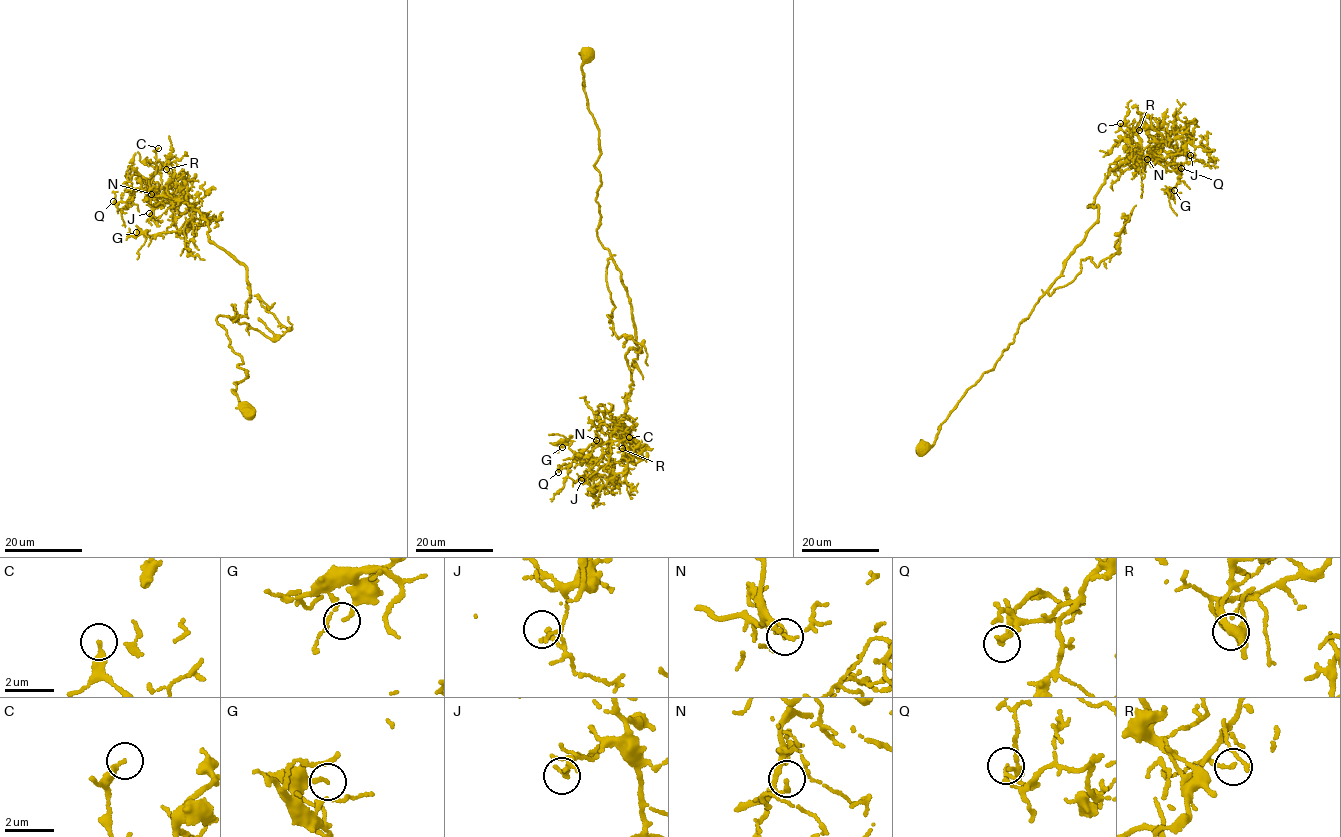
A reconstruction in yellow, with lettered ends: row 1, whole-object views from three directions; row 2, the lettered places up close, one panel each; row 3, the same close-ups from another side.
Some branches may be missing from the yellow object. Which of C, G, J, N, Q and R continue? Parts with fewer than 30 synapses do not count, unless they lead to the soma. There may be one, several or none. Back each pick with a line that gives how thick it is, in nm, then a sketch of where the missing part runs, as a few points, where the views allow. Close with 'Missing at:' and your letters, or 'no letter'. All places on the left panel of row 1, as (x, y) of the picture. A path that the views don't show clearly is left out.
Missing at: no letter

